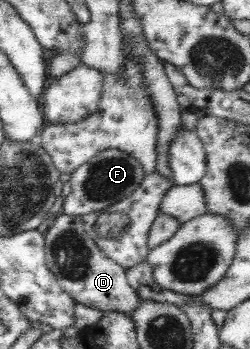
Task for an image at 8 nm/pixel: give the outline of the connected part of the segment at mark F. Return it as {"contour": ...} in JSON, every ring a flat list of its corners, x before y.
{"contour":[[105,148,99,152,90,162,79,166,71,172,70,194,64,200,61,212,70,216,90,214,104,210,111,204,130,196,146,176,139,160,118,148]]}

